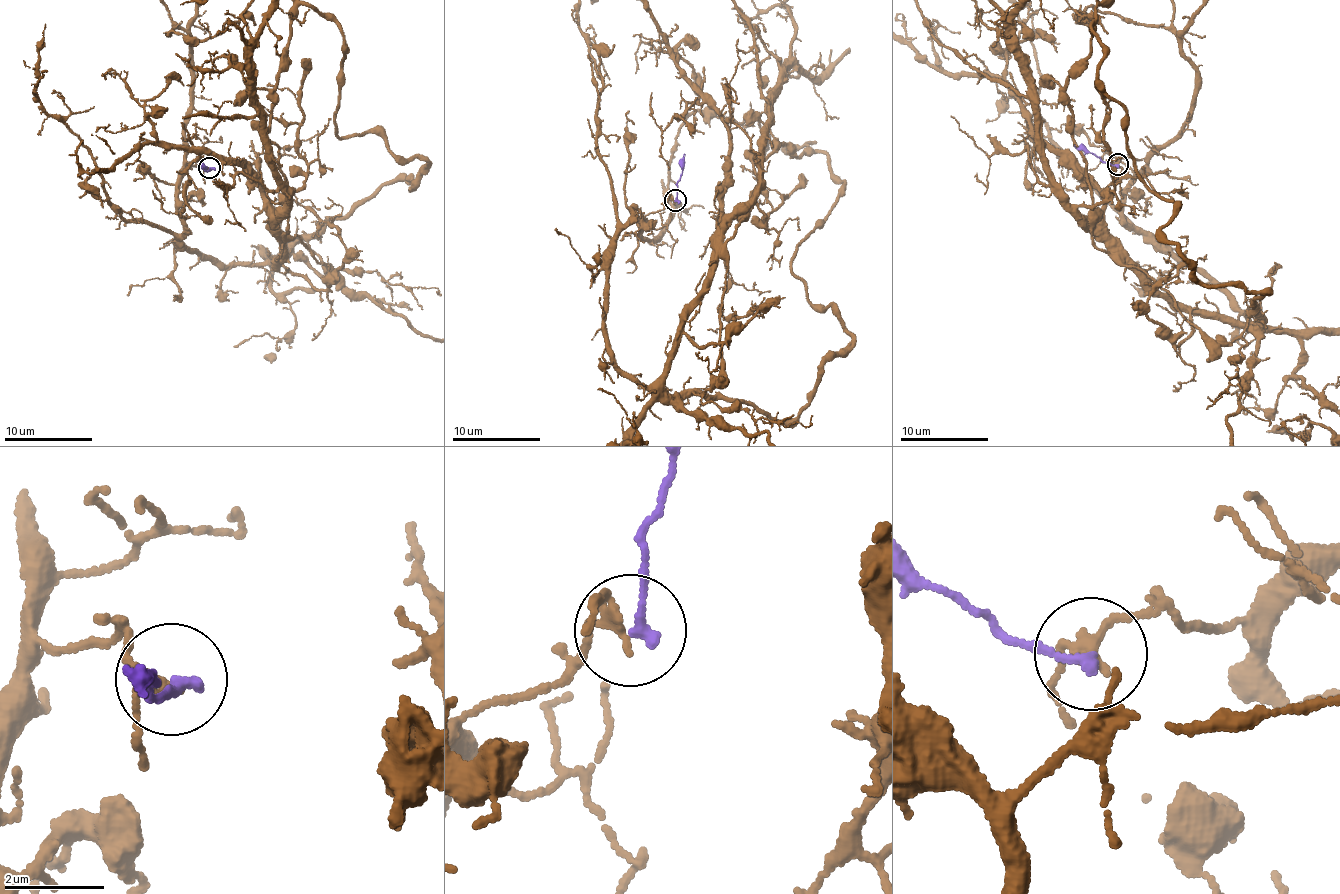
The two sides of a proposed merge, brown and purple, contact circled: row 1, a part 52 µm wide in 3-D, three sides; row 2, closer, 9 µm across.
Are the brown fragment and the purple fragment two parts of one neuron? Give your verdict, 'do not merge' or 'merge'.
do not merge

